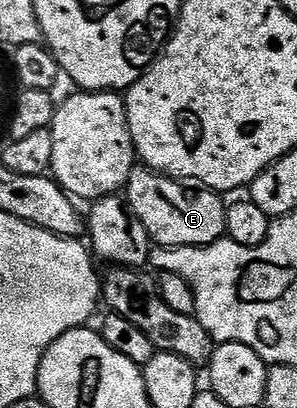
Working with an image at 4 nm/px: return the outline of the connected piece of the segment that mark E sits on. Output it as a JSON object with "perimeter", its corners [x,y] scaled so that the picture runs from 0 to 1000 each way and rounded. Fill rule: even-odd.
{"perimeter":[[[461,407],[444,414],[424,453],[424,488],[431,502],[465,525],[478,554],[492,554],[492,574],[515,600],[542,608],[677,608],[714,598],[761,578],[761,490],[737,471],[710,461],[636,456],[630,449],[576,441],[539,422],[515,422],[508,412]]]}

